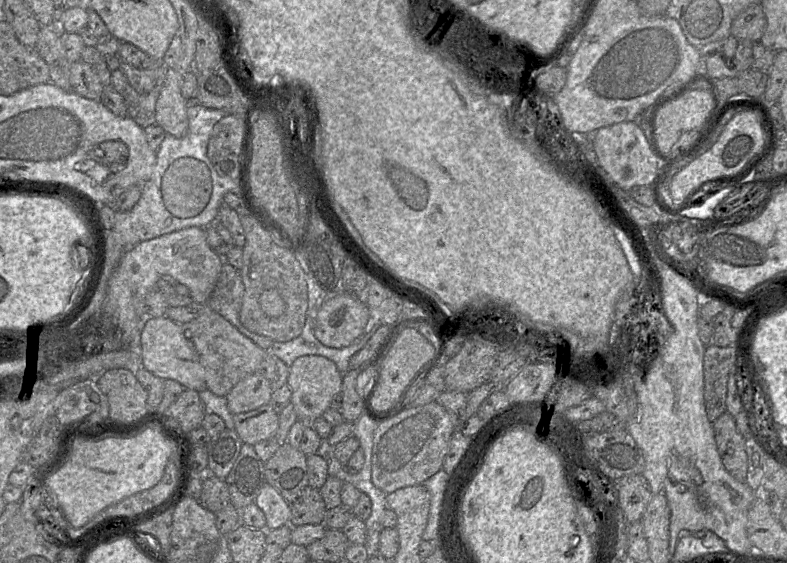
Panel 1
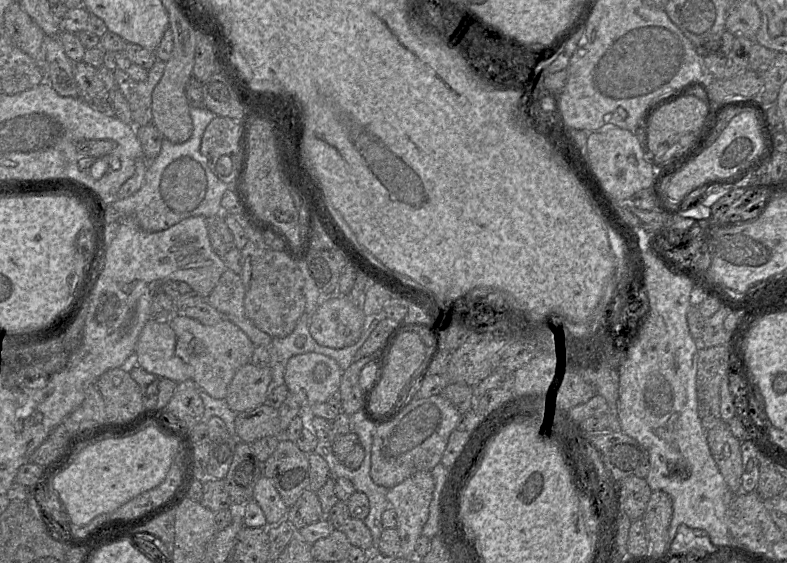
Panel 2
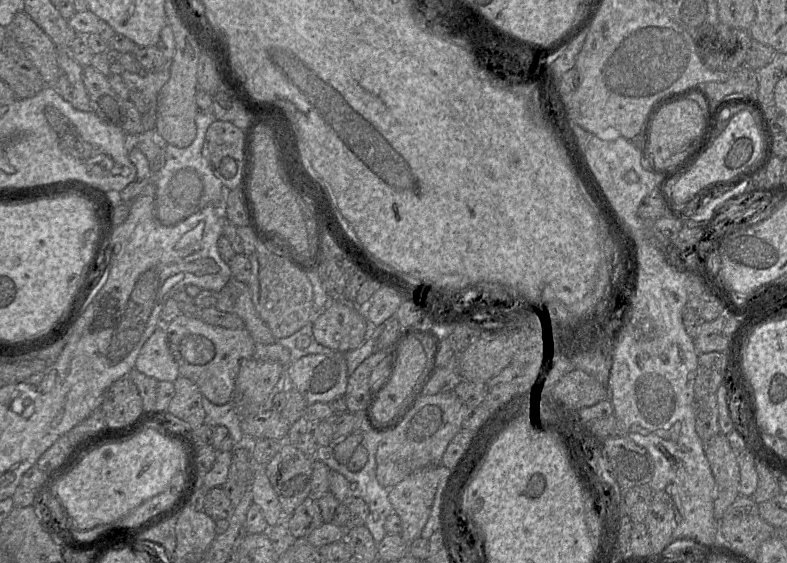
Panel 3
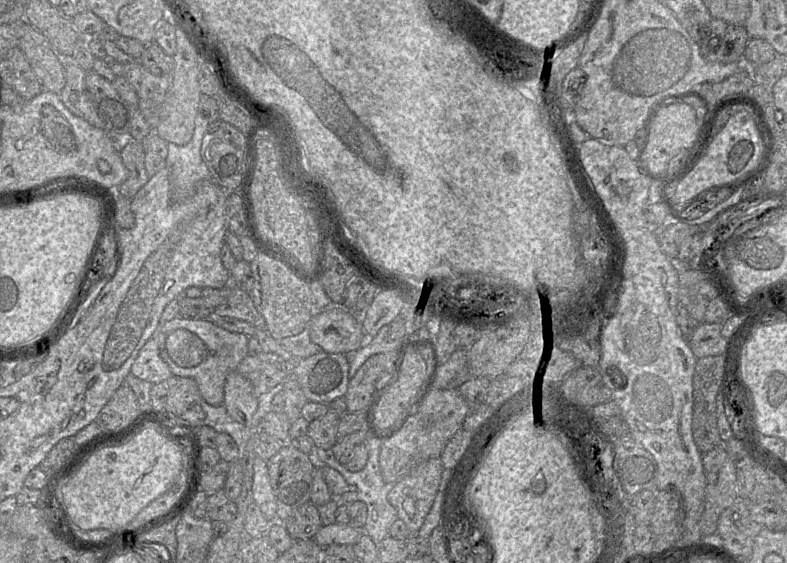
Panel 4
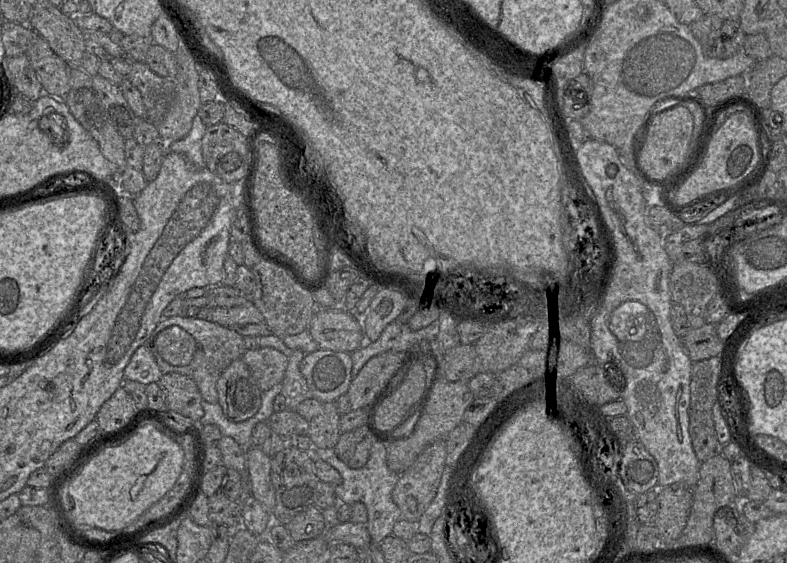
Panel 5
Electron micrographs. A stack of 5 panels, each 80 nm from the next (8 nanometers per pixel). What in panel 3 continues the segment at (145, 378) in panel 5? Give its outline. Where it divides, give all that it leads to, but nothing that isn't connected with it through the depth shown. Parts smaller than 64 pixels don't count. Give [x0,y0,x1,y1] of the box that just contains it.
[134,325,179,382]

